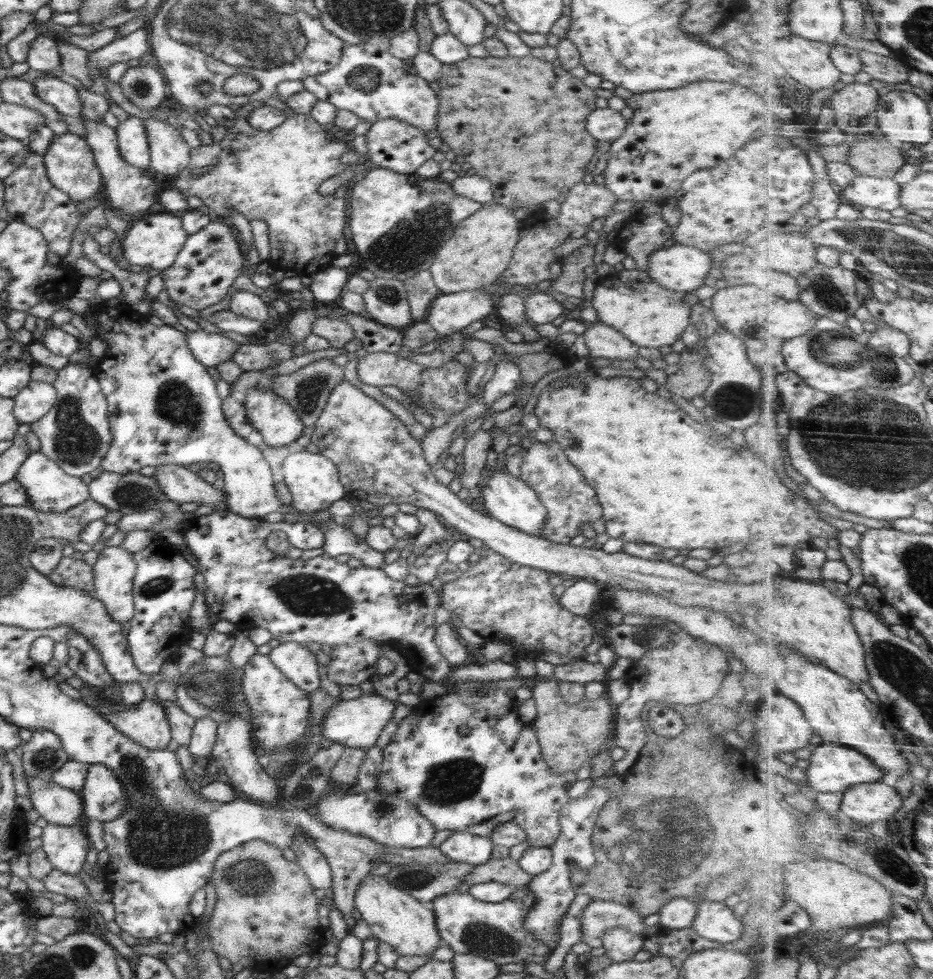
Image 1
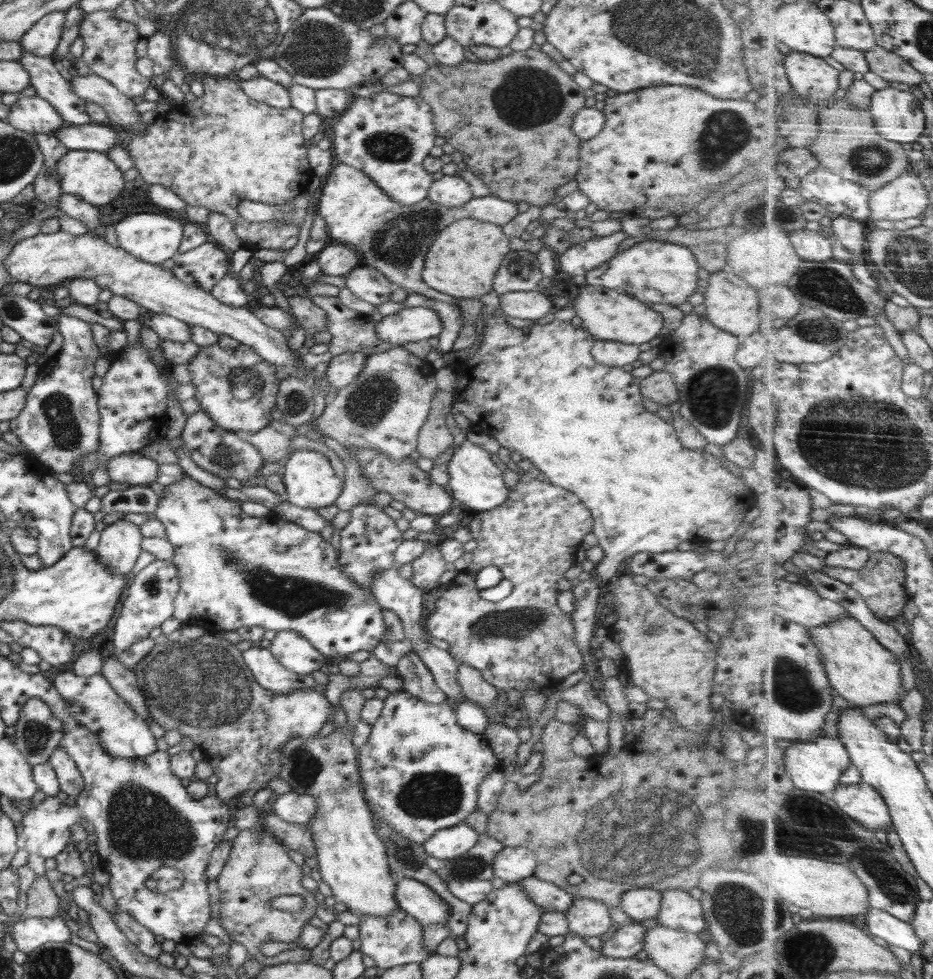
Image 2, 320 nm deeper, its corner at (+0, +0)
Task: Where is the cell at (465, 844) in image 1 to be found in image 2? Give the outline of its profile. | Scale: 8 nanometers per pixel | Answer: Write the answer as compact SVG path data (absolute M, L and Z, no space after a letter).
M465 822L437 830L424 844L425 853L438 860L450 860L469 852L479 834Z

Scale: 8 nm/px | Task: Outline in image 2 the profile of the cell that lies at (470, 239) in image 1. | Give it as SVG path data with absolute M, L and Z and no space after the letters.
M464 218L438 234L424 257L423 281L436 292L456 299L479 299L493 290L493 280L502 259L511 251L510 240L500 225Z

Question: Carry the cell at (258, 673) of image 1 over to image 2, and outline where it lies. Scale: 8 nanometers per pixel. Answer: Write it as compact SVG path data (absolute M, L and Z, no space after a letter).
M254 645L243 652L243 662L254 676L255 682L272 692L272 696L286 696L300 690L321 689L312 676L302 676L286 670L276 661L270 650Z

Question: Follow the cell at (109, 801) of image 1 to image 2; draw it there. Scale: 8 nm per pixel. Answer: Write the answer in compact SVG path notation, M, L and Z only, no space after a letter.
M61 746L52 752L48 763L57 773L56 777L58 777L58 783L60 783L60 791L68 794L68 796L71 794L72 796L78 796L83 793L84 779L78 771L76 763Z

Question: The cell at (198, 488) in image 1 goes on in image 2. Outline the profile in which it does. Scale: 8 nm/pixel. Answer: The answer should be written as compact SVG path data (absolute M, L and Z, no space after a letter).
M140 452L119 454L107 462L111 482L149 486L156 480L160 464Z

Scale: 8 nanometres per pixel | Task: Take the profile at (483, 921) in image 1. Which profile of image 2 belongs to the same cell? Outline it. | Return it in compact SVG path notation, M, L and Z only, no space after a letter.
M404 879L397 882L395 899L399 908L406 911L411 918L424 926L432 924L448 924L452 912L449 904L438 896L429 886L414 879Z

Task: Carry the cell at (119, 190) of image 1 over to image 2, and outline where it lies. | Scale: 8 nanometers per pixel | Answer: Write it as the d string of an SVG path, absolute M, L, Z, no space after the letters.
M23 48L19 63L30 75L34 92L47 100L61 114L69 125L89 123L91 118L86 112L85 101L74 94L69 80L66 80L54 67L54 60L44 58Z

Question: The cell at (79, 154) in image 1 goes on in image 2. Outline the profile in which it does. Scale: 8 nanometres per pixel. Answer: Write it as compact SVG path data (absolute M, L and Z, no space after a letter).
M69 150L58 160L56 173L62 193L76 196L98 208L116 199L125 185L123 173L109 156L92 150Z

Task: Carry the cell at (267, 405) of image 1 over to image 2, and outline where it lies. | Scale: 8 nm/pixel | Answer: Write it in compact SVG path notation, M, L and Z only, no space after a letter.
M226 334L218 335L218 342L212 346L200 347L188 363L191 383L196 386L195 397L204 411L218 426L231 431L258 432L272 422L271 410L275 400L280 378L276 377L276 367L264 360L253 348L230 338Z

